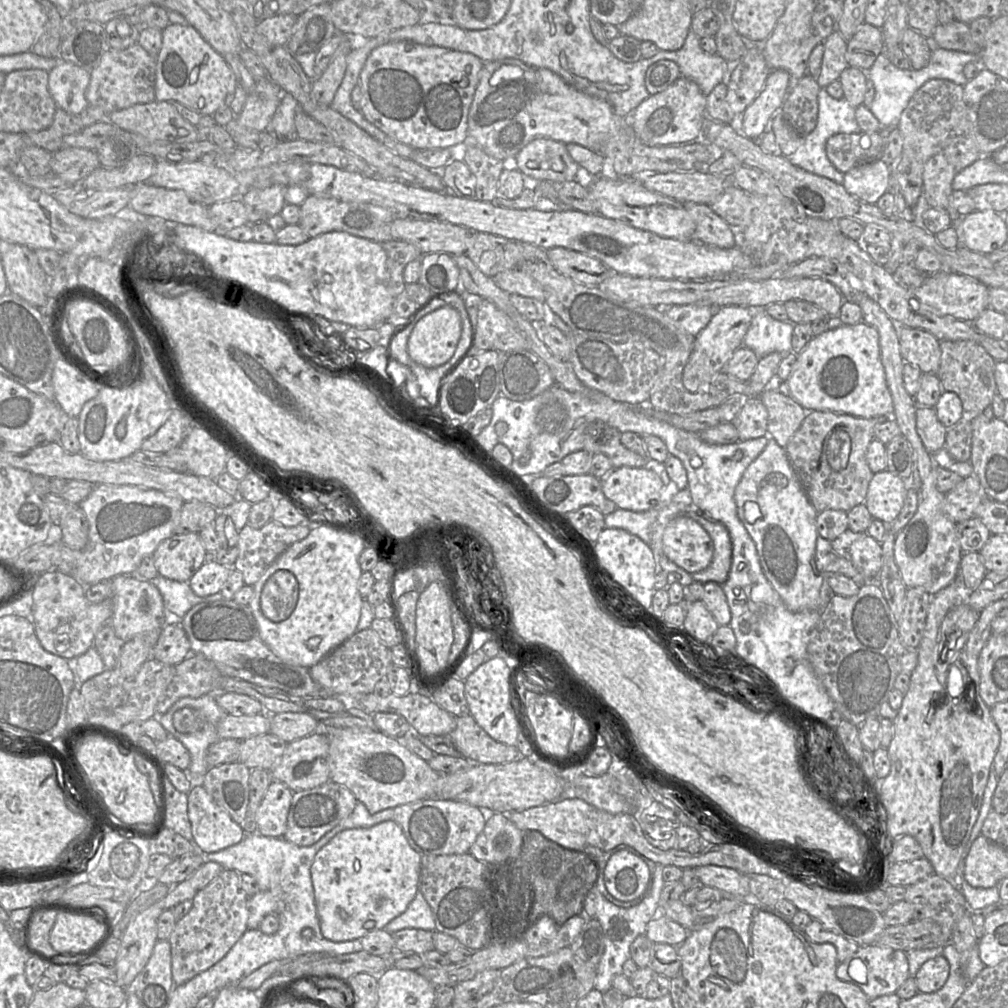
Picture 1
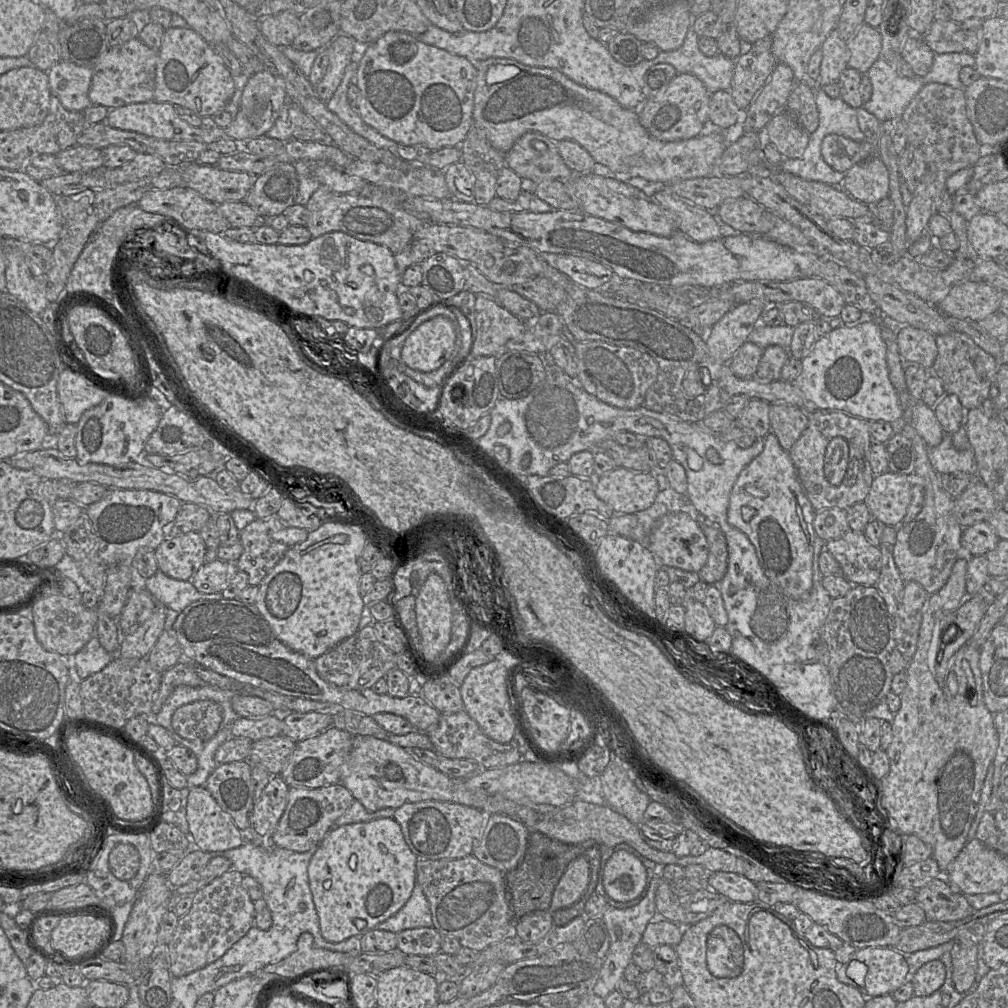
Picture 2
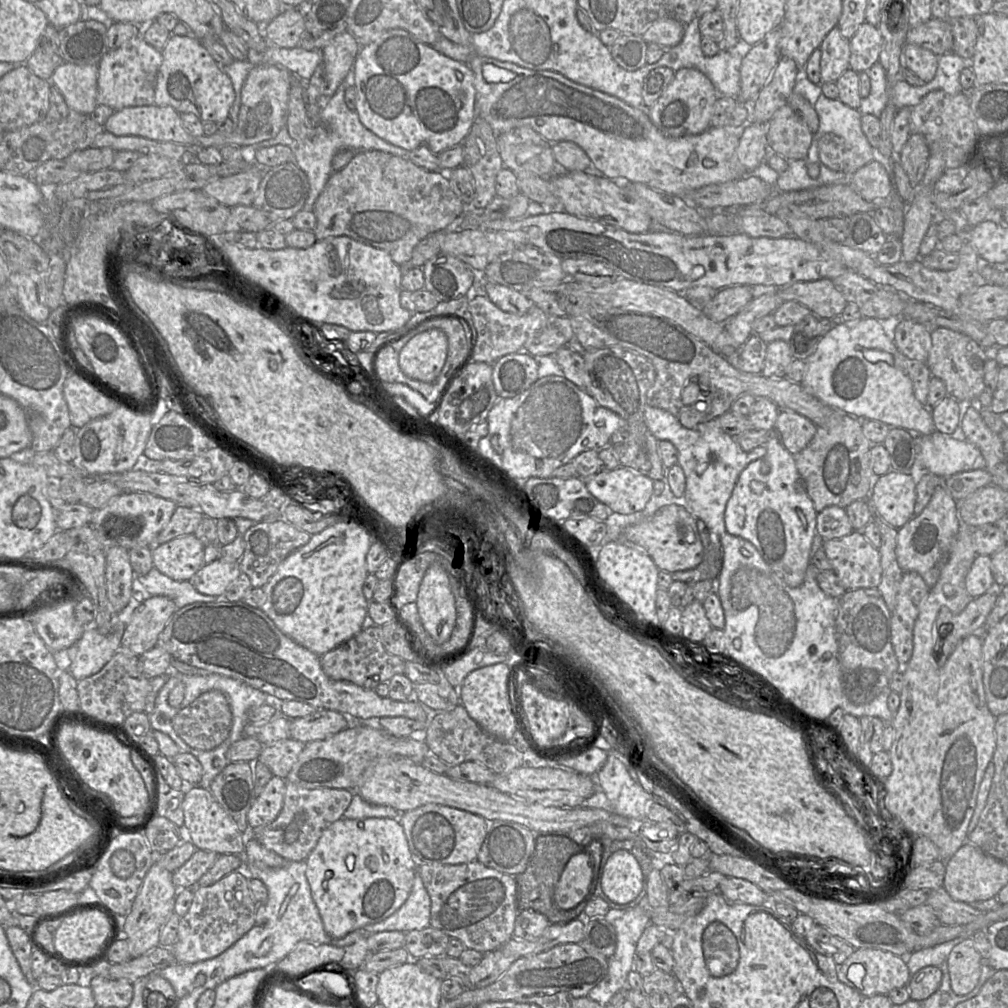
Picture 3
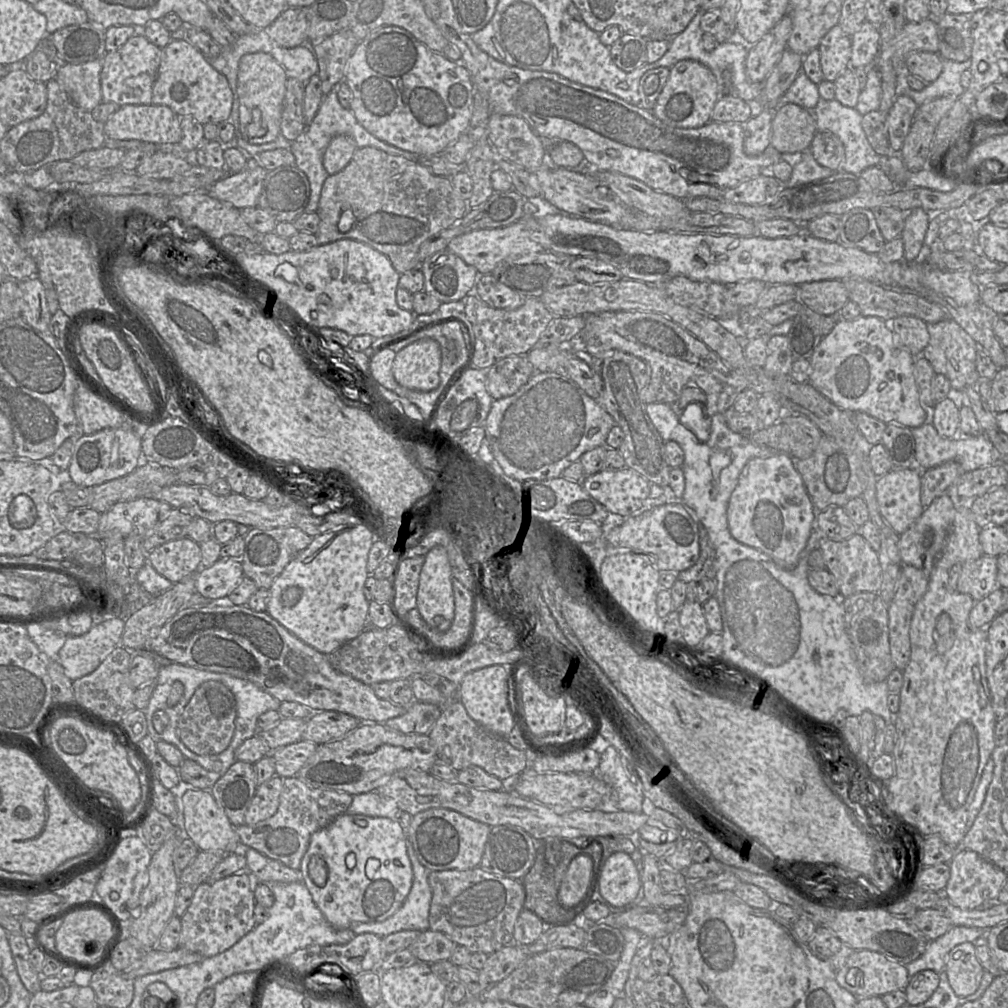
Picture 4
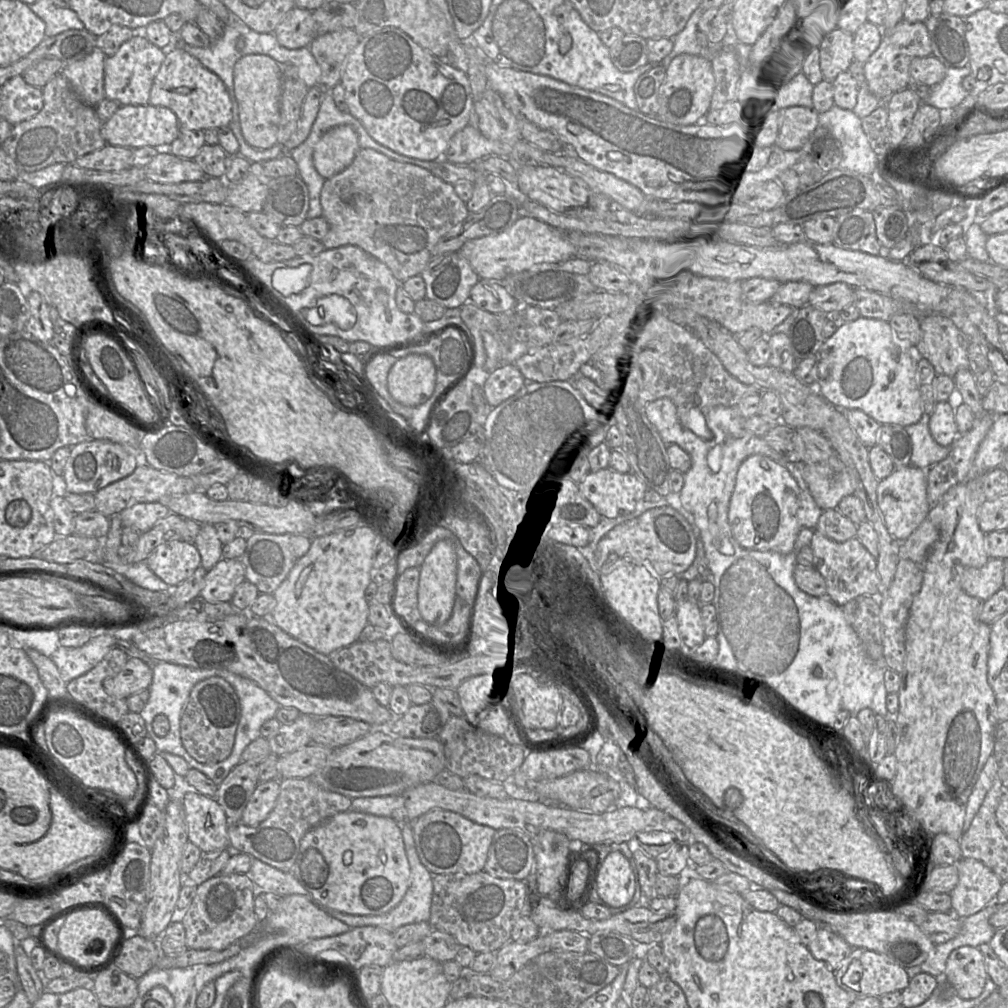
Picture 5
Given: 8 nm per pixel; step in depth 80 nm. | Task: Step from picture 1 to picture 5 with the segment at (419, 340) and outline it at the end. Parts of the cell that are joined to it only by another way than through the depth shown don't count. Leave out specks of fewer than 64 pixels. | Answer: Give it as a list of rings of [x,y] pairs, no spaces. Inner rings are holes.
[[[410,354],[397,360],[387,377],[393,399],[403,406],[416,407],[425,403],[436,387],[436,368],[425,354]]]

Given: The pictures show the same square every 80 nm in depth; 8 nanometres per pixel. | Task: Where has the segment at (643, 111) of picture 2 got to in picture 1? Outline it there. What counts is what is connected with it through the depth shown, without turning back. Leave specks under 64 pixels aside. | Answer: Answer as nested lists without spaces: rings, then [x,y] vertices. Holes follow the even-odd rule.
[[[680,76],[667,89],[649,95],[629,117],[630,125],[638,139],[648,146],[666,146],[689,143],[701,138],[703,119],[706,116],[706,96],[697,83]]]

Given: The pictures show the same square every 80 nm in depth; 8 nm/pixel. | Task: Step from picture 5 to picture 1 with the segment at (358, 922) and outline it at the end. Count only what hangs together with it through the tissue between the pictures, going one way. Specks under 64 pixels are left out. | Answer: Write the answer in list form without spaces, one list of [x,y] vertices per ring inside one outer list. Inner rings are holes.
[[[420,890],[417,891],[406,910],[386,924],[383,929],[389,934],[393,934],[405,928],[435,931],[431,908]]]

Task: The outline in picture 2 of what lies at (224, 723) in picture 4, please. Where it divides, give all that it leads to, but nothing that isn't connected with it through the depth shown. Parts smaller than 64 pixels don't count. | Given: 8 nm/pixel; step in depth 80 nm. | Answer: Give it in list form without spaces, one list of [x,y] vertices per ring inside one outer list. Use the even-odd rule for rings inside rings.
[[[200,700],[185,704],[173,713],[173,730],[182,738],[193,742],[206,742],[219,730],[223,720],[220,704]]]

